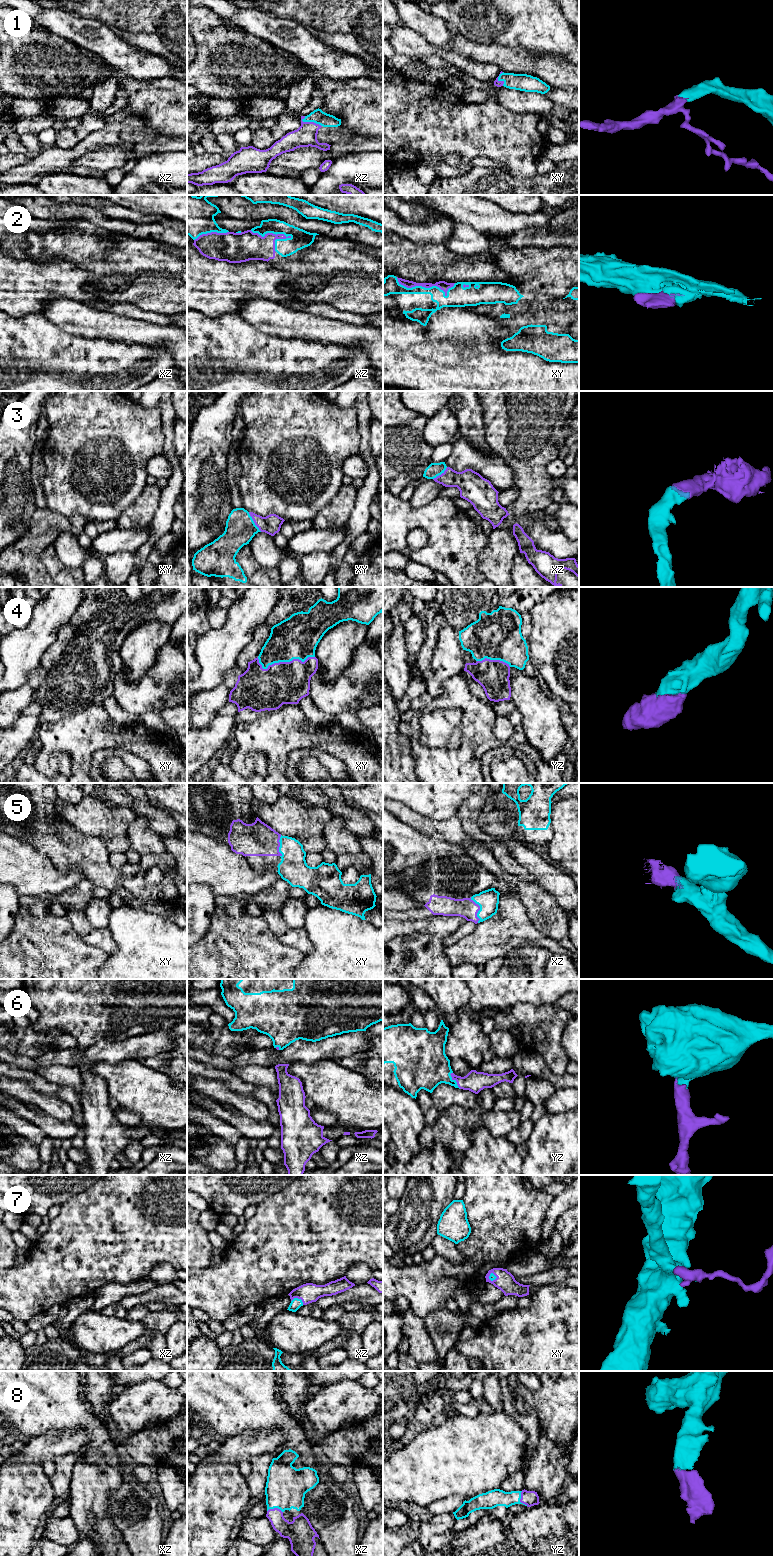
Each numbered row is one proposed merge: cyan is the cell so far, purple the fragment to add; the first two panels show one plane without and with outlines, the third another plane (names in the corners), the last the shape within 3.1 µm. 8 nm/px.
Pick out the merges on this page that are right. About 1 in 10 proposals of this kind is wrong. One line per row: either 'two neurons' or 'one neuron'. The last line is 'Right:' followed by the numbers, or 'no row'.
1: one neuron
2: one neuron
3: one neuron
4: one neuron
5: one neuron
6: one neuron
7: one neuron
8: one neuron
Right: 1, 2, 3, 4, 5, 6, 7, 8

